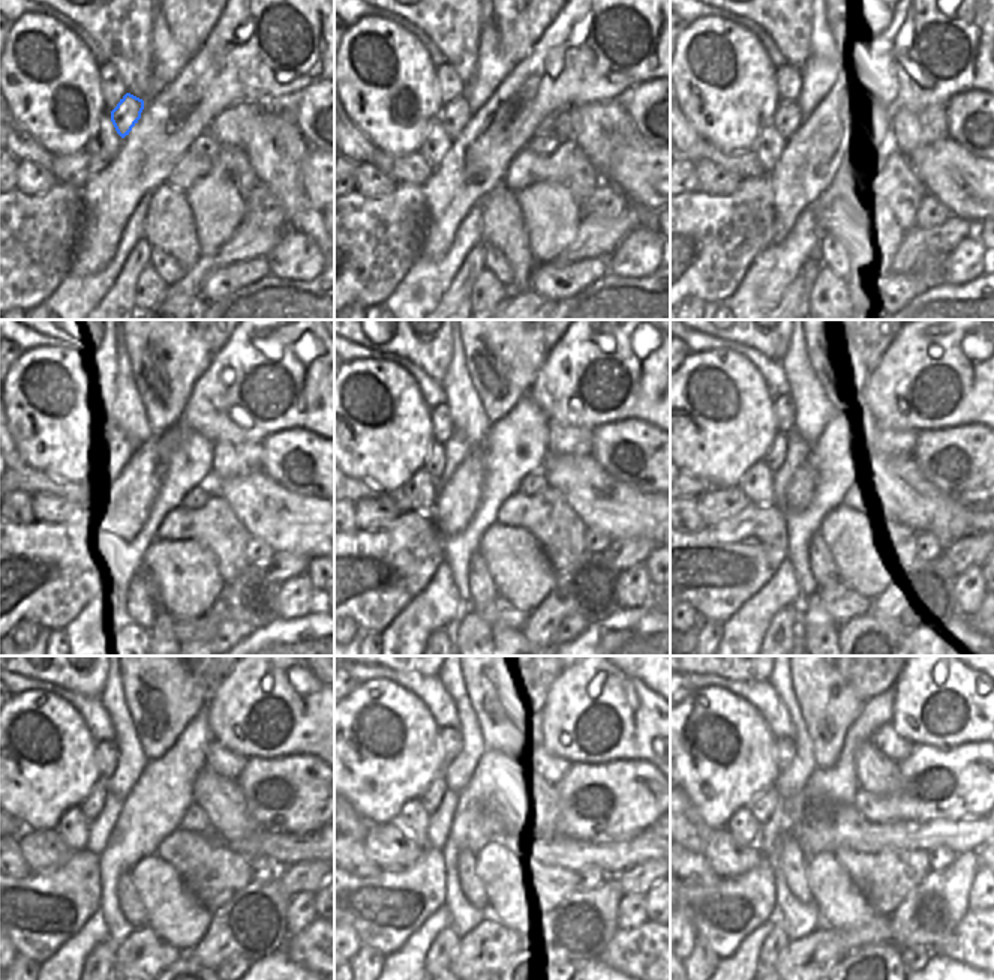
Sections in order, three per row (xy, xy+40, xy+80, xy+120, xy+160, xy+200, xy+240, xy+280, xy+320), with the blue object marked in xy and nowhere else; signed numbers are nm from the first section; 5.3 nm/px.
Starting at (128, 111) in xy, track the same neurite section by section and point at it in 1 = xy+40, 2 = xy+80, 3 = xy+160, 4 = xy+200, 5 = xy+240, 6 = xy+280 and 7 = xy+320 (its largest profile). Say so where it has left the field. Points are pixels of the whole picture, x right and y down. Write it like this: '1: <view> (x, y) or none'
1: xy+40 (453, 116)
2: xy+80 (787, 117)
3: xy+160 (438, 458)
4: xy+200 (775, 455)
5: xy+240 (95, 800)
6: xy+280 (431, 799)
7: xy+320 (763, 805)

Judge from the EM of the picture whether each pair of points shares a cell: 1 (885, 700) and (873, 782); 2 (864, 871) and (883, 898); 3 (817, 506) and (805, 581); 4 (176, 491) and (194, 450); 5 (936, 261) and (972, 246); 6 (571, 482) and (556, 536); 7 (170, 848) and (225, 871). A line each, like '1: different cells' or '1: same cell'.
1: different cells
2: same cell
3: same cell
4: same cell
5: different cells
6: different cells
7: same cell

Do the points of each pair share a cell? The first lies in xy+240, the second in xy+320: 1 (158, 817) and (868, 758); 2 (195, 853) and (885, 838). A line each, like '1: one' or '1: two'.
1: two
2: two

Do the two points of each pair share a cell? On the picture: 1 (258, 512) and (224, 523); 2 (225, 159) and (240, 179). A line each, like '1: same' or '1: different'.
1: different
2: same

